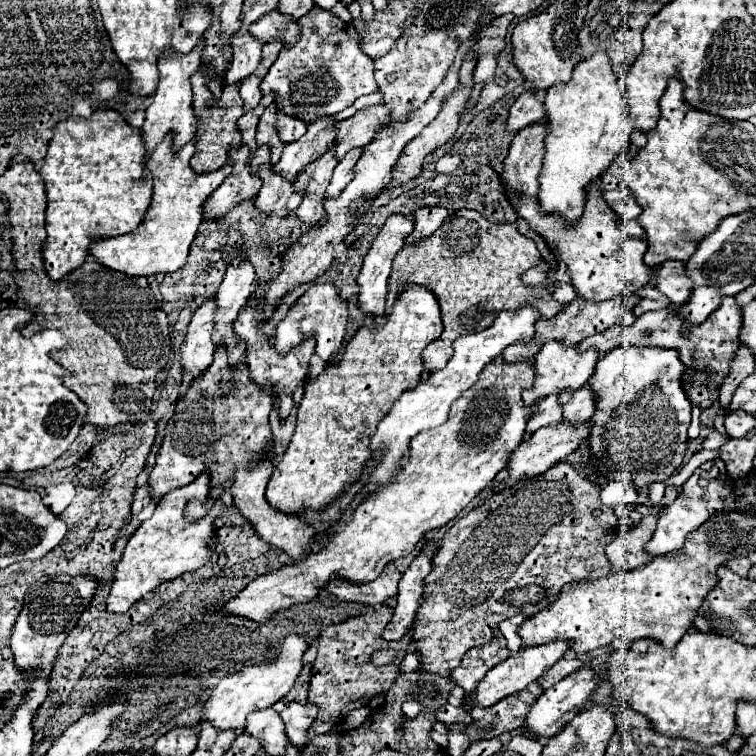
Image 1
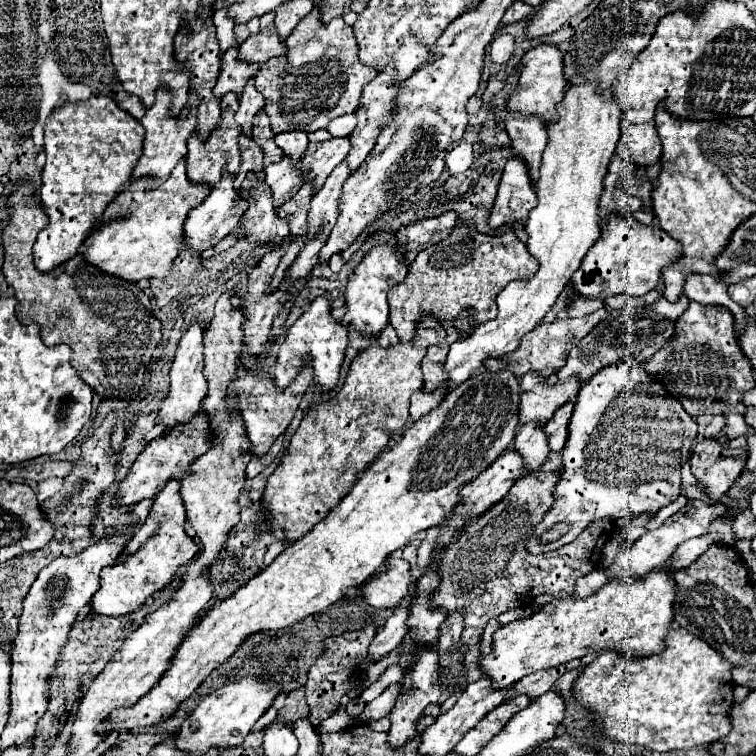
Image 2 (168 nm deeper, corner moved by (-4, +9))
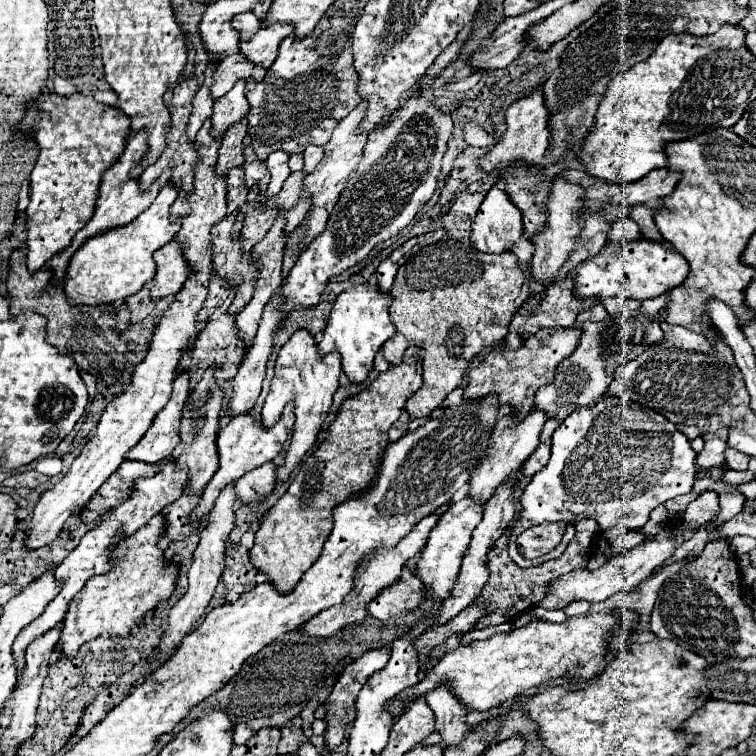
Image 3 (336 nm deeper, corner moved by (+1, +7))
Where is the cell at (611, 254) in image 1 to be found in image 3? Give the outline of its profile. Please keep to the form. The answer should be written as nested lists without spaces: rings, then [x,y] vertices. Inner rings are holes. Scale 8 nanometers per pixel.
[[[638,239],[632,243],[606,243],[606,247],[592,259],[578,265],[572,275],[576,281],[576,293],[580,297],[624,297],[624,299],[652,299],[668,293],[672,287],[682,283],[688,277],[688,261],[670,251],[668,245],[654,243],[648,239]]]

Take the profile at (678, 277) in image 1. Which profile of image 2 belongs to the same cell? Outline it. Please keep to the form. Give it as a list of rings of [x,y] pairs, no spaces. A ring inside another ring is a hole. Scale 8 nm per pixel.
[[[693,273],[689,275],[689,279],[683,285],[683,293],[691,299],[691,301],[699,301],[699,303],[709,303],[709,305],[723,305],[727,307],[733,317],[735,317],[735,331],[739,335],[739,327],[745,319],[745,311],[727,295],[727,287],[723,283],[719,283],[719,279],[715,279],[713,275],[705,275],[705,273]]]

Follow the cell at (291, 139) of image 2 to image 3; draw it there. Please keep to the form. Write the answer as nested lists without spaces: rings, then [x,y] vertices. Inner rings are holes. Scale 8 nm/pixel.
[[[274,151],[274,153],[270,153],[270,157],[266,159],[266,167],[268,167],[270,175],[272,175],[270,185],[268,185],[268,189],[266,189],[266,195],[276,195],[276,193],[280,193],[282,183],[284,183],[286,177],[290,175],[288,159],[290,159],[290,155],[284,153],[284,151]]]

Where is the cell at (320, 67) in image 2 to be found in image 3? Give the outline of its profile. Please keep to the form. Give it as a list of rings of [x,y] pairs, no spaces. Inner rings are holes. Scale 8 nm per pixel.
[[[326,17],[316,25],[314,35],[308,35],[304,39],[296,39],[294,35],[288,35],[280,43],[280,51],[272,67],[268,69],[264,81],[254,83],[246,81],[246,99],[250,103],[248,111],[248,135],[252,137],[252,147],[258,159],[266,161],[266,157],[272,151],[288,151],[288,155],[302,153],[308,145],[324,145],[328,143],[334,127],[344,119],[358,103],[360,95],[356,91],[358,85],[358,75],[356,69],[352,67],[352,51],[344,49],[338,57],[322,57],[318,55],[316,41],[320,39],[322,29],[328,29]]]

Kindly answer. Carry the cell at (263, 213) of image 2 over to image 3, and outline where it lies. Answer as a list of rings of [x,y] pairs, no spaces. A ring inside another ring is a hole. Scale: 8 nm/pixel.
[[[222,225],[212,227],[212,263],[216,277],[224,279],[226,283],[234,285],[234,301],[228,307],[228,313],[238,315],[238,311],[248,303],[254,291],[254,267],[250,255],[242,255],[240,239],[232,239],[230,231]]]

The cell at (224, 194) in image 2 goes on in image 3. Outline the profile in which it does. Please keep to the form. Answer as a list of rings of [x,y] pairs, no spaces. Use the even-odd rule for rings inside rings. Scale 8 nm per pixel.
[[[176,241],[156,251],[154,263],[156,263],[156,277],[150,287],[150,299],[160,301],[182,289],[186,277],[190,275],[190,267],[184,261],[184,255],[180,253],[180,245]]]

